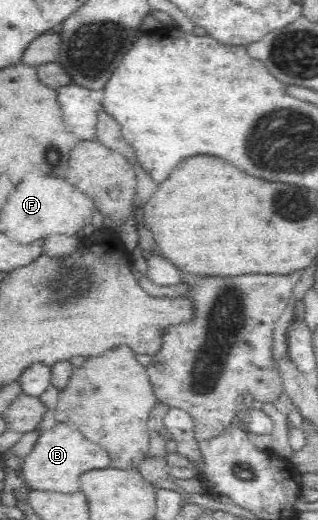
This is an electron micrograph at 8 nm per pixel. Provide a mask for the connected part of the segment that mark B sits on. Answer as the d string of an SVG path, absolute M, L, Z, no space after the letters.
M57 421L53 428L42 431L18 471L29 489L73 494L79 491L81 474L107 468L109 463L108 452L102 446L81 436L71 425Z

